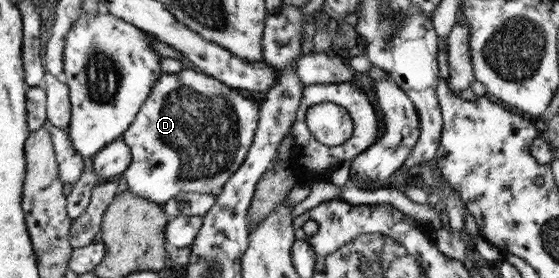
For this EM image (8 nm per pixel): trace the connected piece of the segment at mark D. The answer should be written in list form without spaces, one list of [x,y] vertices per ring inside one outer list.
[[[191,66],[177,74],[161,74],[154,85],[132,125],[121,138],[132,154],[131,165],[123,176],[128,191],[163,205],[182,192],[219,196],[224,184],[245,161],[255,138],[260,106],[219,80],[195,72]]]

